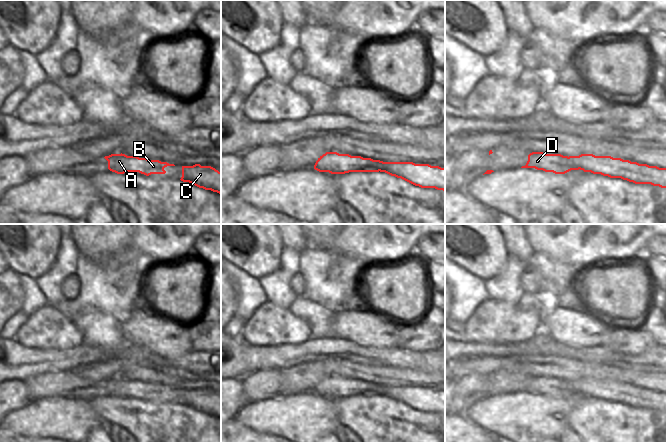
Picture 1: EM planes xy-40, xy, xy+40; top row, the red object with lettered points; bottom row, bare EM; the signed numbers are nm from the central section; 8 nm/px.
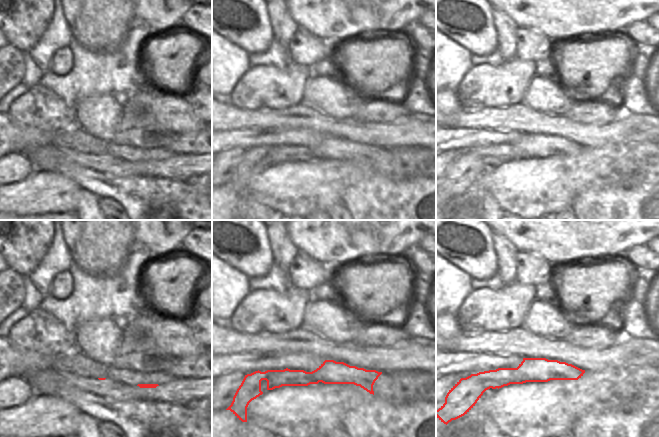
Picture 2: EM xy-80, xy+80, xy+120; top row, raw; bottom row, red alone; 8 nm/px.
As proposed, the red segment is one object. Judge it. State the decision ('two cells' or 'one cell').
two cells

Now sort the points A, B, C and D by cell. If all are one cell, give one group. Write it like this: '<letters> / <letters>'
A B D / C

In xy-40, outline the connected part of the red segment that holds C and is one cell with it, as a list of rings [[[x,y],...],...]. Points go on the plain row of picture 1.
[[[182,390],[183,406],[189,406],[199,412],[221,418],[221,396],[211,390]]]

